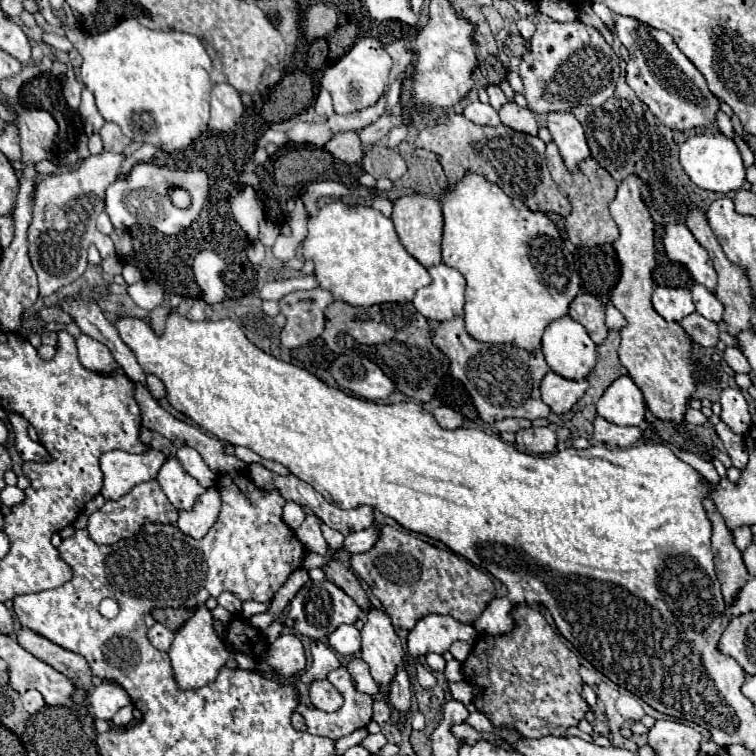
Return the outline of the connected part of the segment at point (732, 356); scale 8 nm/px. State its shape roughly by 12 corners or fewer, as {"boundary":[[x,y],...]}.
{"boundary":[[727,347],[723,357],[735,373],[751,373],[749,361],[737,347]]}

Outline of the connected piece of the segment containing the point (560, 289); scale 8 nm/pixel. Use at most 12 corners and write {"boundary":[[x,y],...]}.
{"boundary":[[469,173],[441,201],[465,329],[541,349],[581,279],[553,221]]}

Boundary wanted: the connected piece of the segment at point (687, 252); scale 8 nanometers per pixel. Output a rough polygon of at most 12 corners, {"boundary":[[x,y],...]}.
{"boundary":[[667,225],[663,245],[697,283],[715,291],[707,251],[685,225]]}

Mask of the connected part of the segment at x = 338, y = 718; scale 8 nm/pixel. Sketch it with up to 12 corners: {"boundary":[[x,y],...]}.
{"boundary":[[341,667],[343,707],[299,703],[311,735],[341,739],[371,721],[373,701]]}

